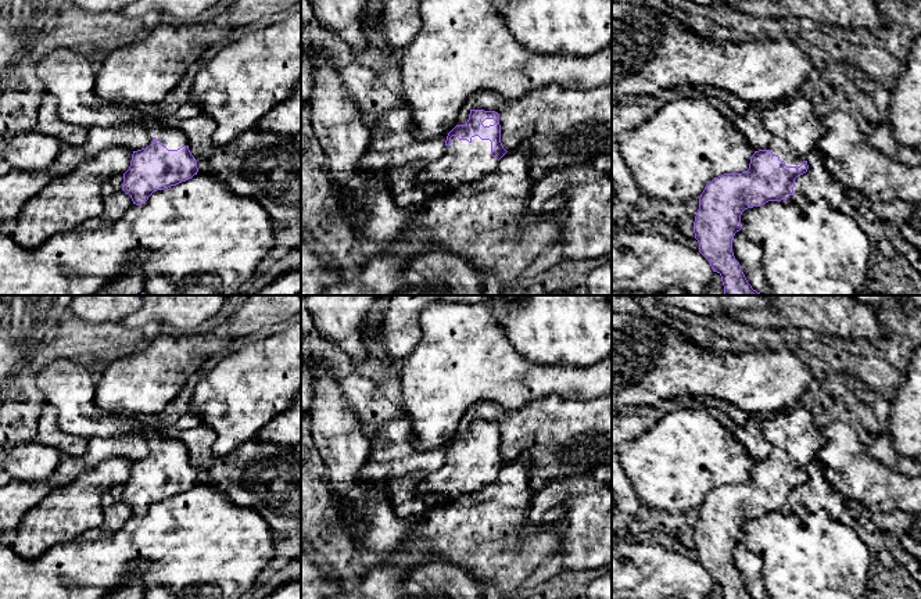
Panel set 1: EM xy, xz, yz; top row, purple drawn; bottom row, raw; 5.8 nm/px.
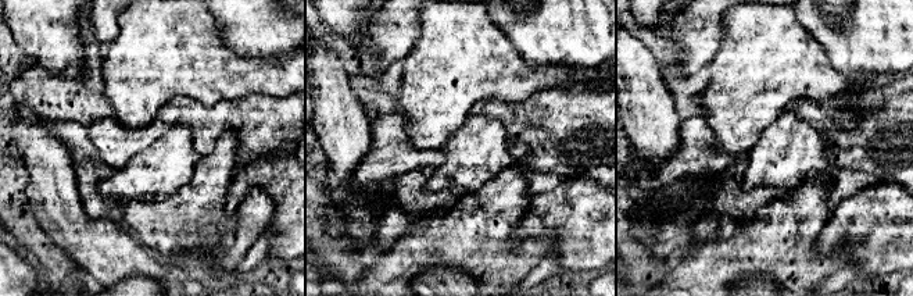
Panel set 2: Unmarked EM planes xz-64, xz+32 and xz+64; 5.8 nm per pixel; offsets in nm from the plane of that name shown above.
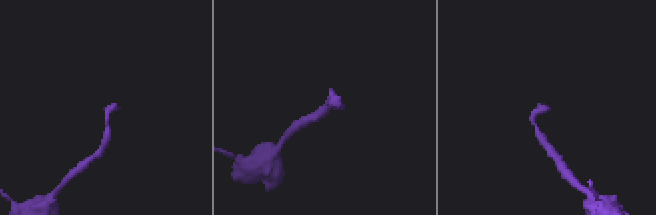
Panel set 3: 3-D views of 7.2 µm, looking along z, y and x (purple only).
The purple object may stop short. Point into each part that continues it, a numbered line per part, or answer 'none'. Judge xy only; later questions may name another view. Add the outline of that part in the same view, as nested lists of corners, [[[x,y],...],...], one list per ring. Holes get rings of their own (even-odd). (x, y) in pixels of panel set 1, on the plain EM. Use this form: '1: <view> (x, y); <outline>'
1: xy (67, 384); [[[64,358],[53,361],[46,367],[37,370],[35,380],[46,402],[57,409],[60,427],[69,434],[90,440],[93,437],[108,438],[123,433],[137,431],[147,438],[150,446],[150,453],[146,458],[153,453],[154,448],[168,460],[178,460],[182,456],[189,456],[189,449],[183,441],[161,437],[157,427],[146,424],[139,416],[114,415],[100,409],[94,402],[97,377],[79,361]]]

